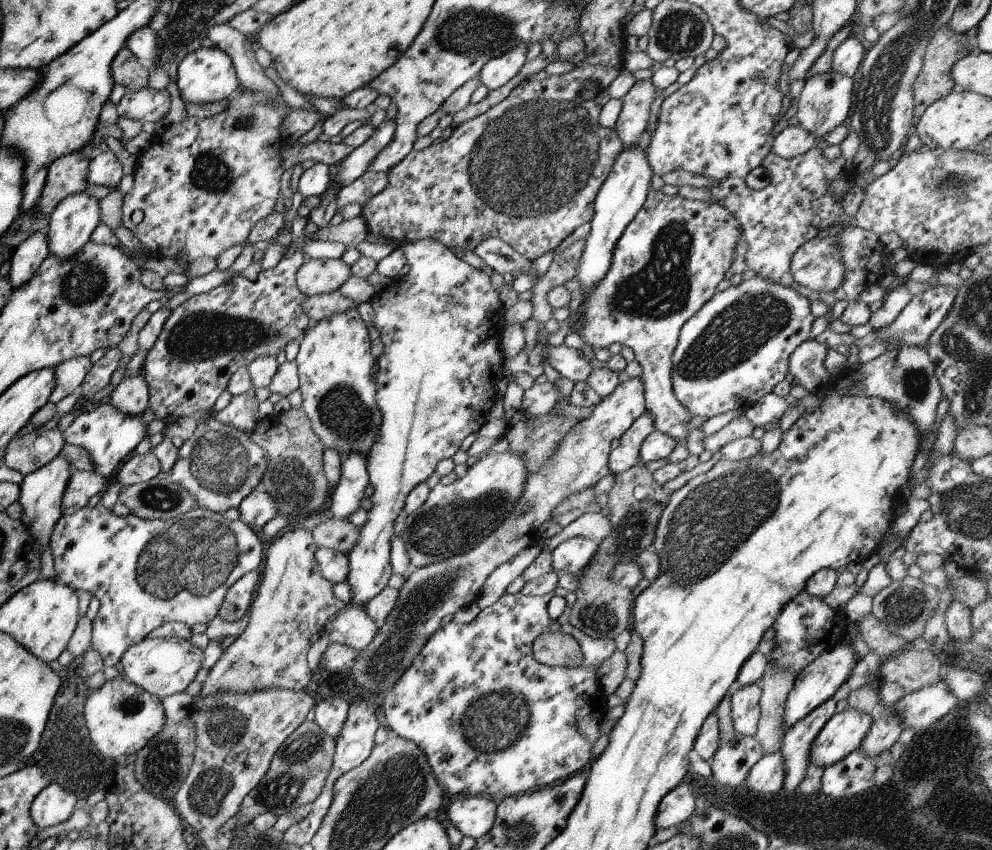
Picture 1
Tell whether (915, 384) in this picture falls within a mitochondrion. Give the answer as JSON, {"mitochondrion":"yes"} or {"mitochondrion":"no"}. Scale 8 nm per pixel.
{"mitochondrion":"yes"}

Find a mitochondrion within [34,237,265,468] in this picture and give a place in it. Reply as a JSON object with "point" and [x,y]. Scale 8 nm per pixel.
{"point":[84,284]}

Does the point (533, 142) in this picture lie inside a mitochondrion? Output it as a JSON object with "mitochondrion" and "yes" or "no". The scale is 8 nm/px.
{"mitochondrion":"yes"}

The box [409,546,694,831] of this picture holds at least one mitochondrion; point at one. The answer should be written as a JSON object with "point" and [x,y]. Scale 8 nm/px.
{"point":[504,715]}

